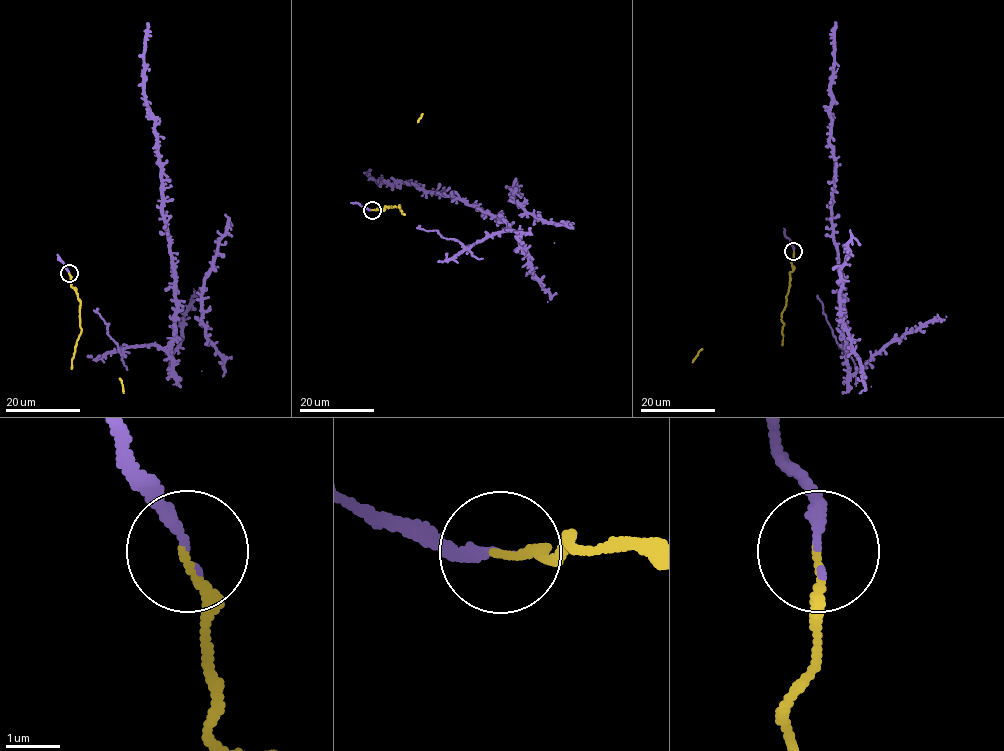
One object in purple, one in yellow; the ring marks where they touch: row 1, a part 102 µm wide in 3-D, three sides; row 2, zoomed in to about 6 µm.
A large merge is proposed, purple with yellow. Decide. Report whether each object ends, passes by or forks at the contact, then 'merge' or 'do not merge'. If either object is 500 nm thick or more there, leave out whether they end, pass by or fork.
purple ends there; yellow ends there; do not merge

